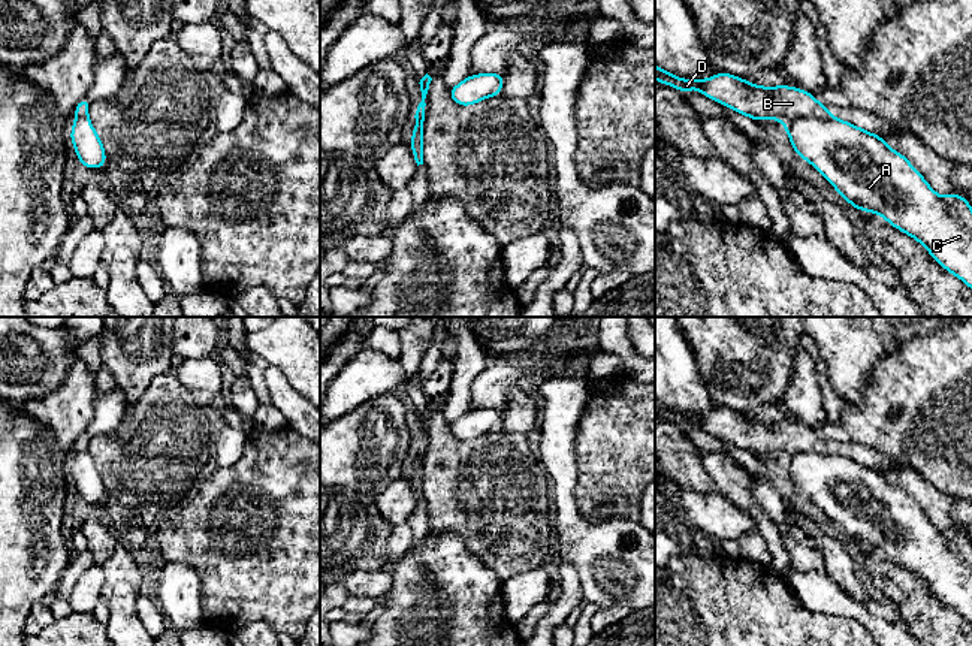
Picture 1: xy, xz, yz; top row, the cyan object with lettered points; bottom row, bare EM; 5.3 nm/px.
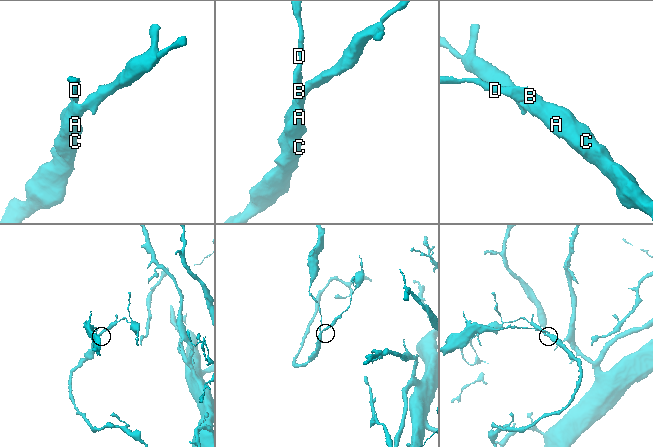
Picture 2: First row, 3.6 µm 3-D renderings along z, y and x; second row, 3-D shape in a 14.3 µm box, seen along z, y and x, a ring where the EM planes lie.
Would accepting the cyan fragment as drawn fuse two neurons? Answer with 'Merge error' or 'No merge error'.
Merge error

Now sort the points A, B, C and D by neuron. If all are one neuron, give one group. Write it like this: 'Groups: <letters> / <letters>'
Groups: A C / B D

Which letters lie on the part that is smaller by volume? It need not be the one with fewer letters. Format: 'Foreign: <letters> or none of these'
Foreign: B, D

